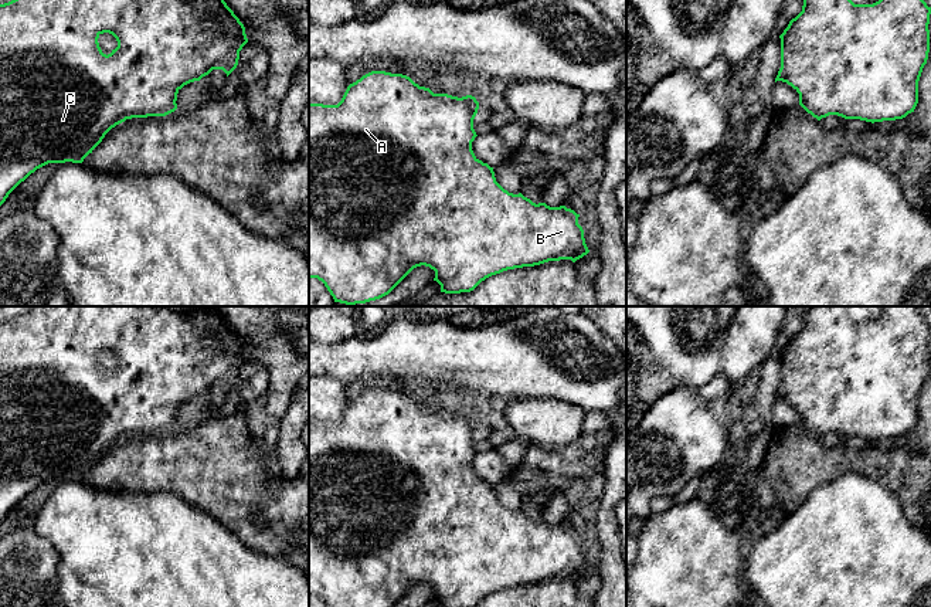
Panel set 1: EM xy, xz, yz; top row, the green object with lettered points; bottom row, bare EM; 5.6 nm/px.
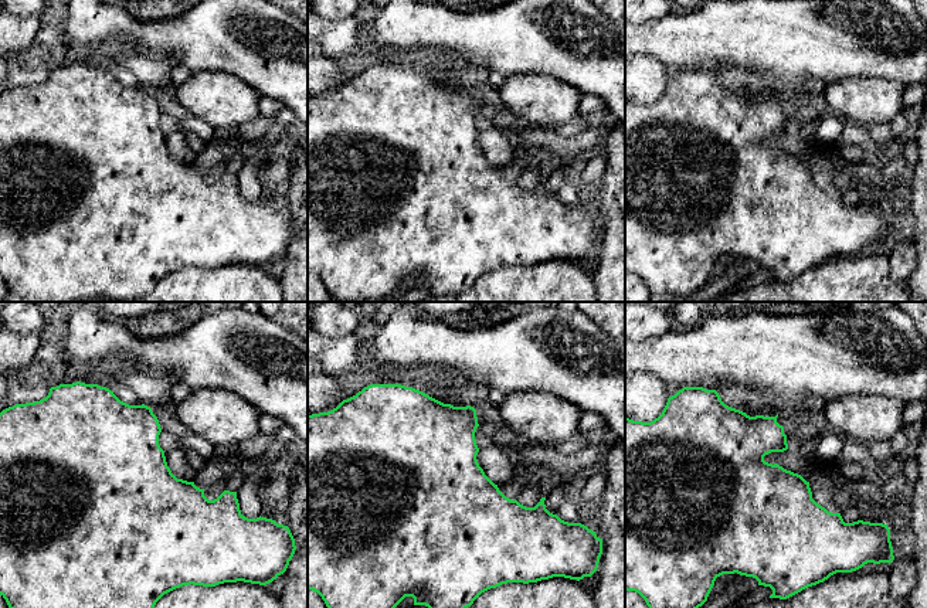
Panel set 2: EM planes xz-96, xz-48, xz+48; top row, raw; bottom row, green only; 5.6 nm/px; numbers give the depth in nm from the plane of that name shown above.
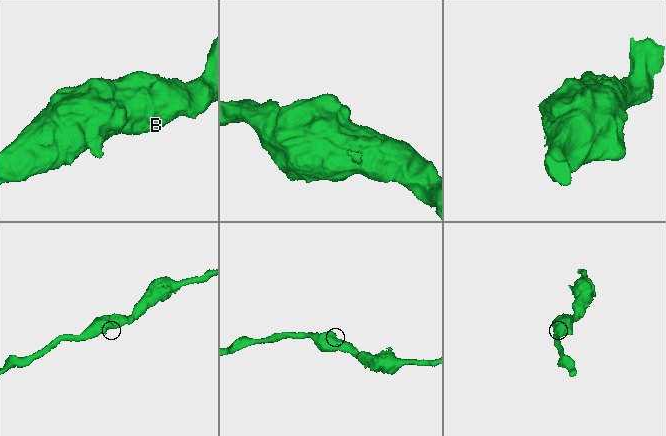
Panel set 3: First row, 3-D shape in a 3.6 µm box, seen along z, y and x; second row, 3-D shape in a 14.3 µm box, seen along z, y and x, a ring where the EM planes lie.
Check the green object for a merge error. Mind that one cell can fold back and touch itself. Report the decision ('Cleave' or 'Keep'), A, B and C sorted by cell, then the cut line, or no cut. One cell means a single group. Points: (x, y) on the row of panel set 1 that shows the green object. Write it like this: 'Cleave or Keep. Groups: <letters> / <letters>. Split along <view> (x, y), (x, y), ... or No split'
Keep. Groups: A B C. No split

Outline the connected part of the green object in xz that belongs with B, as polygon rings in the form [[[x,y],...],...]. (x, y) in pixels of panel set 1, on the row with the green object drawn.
[[[371,71],[350,84],[337,105],[309,104],[309,278],[322,281],[334,302],[356,305],[380,299],[421,265],[435,271],[434,281],[441,285],[441,292],[461,294],[473,291],[486,278],[507,269],[560,260],[575,262],[589,252],[584,230],[578,224],[580,214],[565,206],[536,204],[521,193],[509,193],[496,182],[493,167],[475,156],[472,142],[478,136],[473,129],[478,109],[479,102],[472,95],[458,98],[448,94],[434,94],[407,75],[385,71]]]

